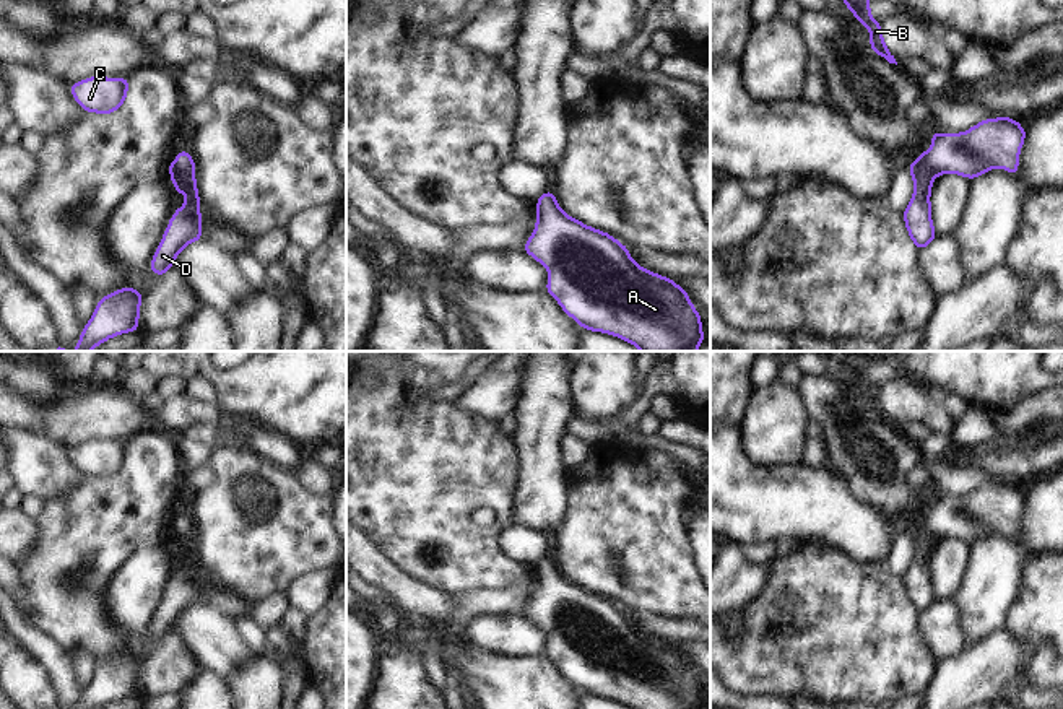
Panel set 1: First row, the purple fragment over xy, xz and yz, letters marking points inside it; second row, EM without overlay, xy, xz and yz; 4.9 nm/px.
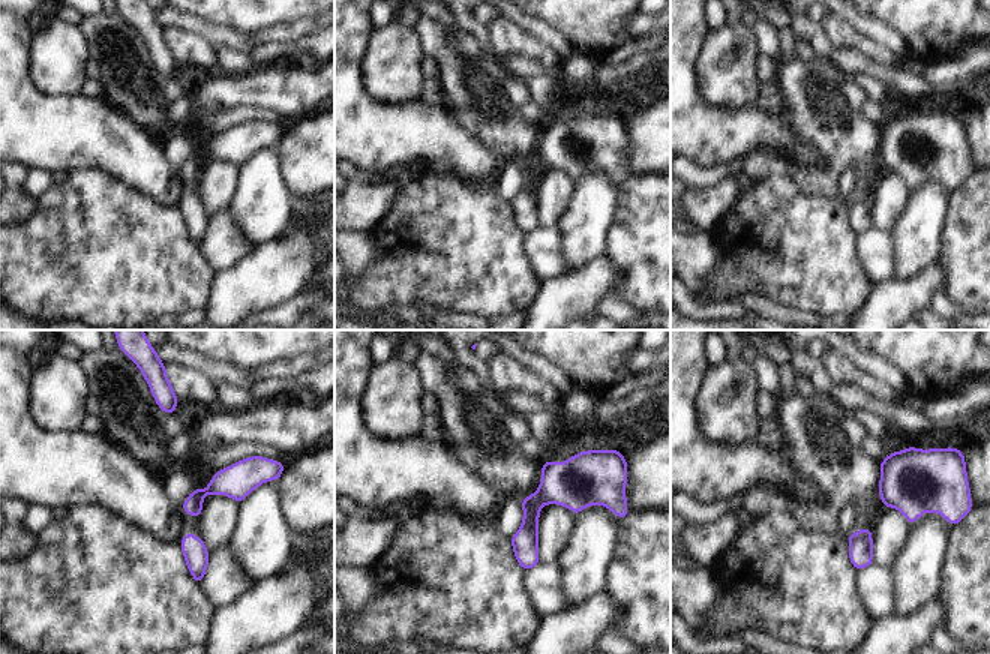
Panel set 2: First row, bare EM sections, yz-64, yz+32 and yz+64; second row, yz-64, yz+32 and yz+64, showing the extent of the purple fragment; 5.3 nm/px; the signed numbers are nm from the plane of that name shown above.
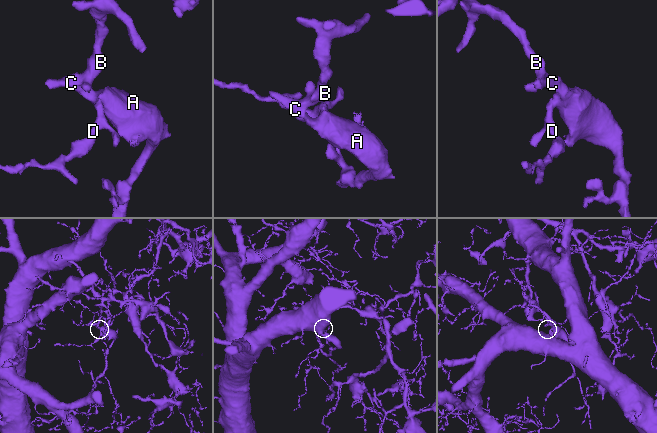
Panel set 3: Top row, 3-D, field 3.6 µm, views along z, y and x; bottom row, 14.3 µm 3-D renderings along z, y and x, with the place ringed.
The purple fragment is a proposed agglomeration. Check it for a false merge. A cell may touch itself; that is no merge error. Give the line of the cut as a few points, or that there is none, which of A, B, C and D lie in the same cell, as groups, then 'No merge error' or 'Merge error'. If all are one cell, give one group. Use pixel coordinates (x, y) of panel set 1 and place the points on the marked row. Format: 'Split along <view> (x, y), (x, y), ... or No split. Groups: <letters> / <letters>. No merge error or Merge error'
No split. Groups: A B C D. No merge error

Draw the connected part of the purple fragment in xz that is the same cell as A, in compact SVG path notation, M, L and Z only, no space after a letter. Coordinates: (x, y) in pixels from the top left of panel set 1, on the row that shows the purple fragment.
M549 190L535 202L540 208L536 228L522 250L548 268L549 281L545 291L556 298L562 311L582 328L616 335L640 351L697 351L705 337L702 335L701 315L691 304L686 289L679 288L673 280L640 268L631 259L626 246L613 236L567 216L554 200L556 195Z

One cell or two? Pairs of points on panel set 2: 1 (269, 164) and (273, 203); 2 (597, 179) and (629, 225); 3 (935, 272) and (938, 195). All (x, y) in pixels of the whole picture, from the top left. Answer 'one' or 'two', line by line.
1: one
2: two
3: two

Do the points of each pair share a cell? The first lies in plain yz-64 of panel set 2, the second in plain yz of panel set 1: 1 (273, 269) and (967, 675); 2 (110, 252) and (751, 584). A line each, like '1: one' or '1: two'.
1: one
2: two

